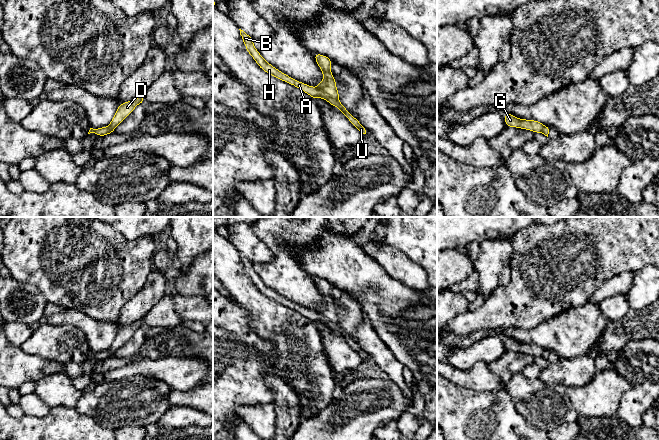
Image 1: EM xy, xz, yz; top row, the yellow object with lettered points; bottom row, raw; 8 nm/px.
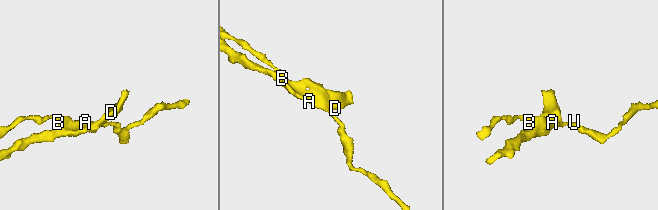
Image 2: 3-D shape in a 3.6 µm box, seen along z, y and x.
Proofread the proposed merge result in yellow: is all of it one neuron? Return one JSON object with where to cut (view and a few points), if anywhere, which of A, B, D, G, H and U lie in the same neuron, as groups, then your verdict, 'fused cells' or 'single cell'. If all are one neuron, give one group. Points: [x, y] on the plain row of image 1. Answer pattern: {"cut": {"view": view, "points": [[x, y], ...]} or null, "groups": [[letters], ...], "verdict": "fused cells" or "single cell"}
{"cut": {"view": "xz", "points": [[319, 312], [338, 324]]}, "groups": [["A", "B", "H", "U"], ["D", "G"]], "verdict": "fused cells"}

